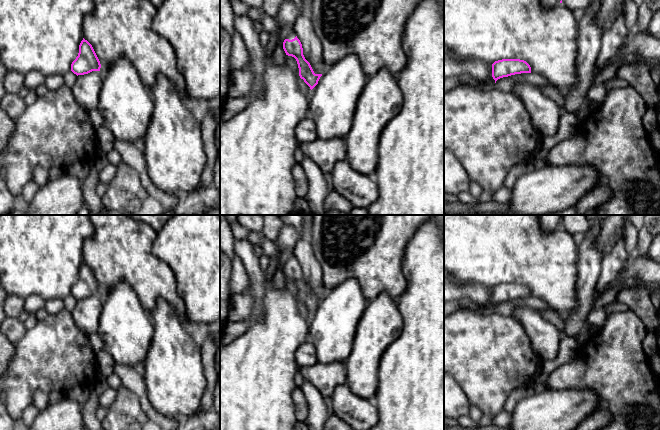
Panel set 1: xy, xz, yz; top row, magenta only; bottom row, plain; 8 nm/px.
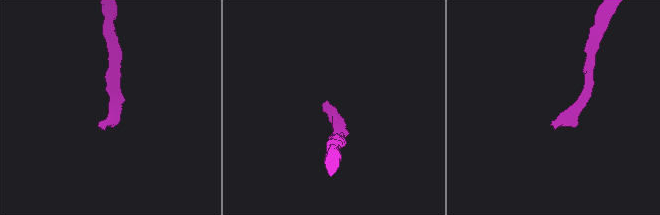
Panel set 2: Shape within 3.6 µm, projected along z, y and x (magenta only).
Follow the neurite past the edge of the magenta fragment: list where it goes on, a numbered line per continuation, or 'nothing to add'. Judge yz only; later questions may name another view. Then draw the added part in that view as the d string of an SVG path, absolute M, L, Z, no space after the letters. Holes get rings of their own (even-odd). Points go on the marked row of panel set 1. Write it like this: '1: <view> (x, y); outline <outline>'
1: yz (489, 131); outline M467 73L457 77L459 85L444 93L444 149L455 155L470 181L478 183L483 192L494 193L503 186L507 174L515 164L535 159L540 136L533 128L523 101L517 95L497 88L483 89L485 84L495 83L492 76L487 80L479 80Z

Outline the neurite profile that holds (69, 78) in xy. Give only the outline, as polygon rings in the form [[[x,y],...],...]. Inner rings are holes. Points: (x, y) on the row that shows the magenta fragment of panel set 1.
[[[72,71],[67,72],[64,76],[64,85],[68,88],[72,88],[72,86],[75,84],[77,75],[74,74]]]

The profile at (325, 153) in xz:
[[[343,138],[315,139],[300,143],[305,157],[314,161],[323,173],[331,173],[335,164],[346,160],[347,150]]]

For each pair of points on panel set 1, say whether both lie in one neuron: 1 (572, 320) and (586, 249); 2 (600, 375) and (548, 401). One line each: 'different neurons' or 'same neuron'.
1: same neuron
2: different neurons

